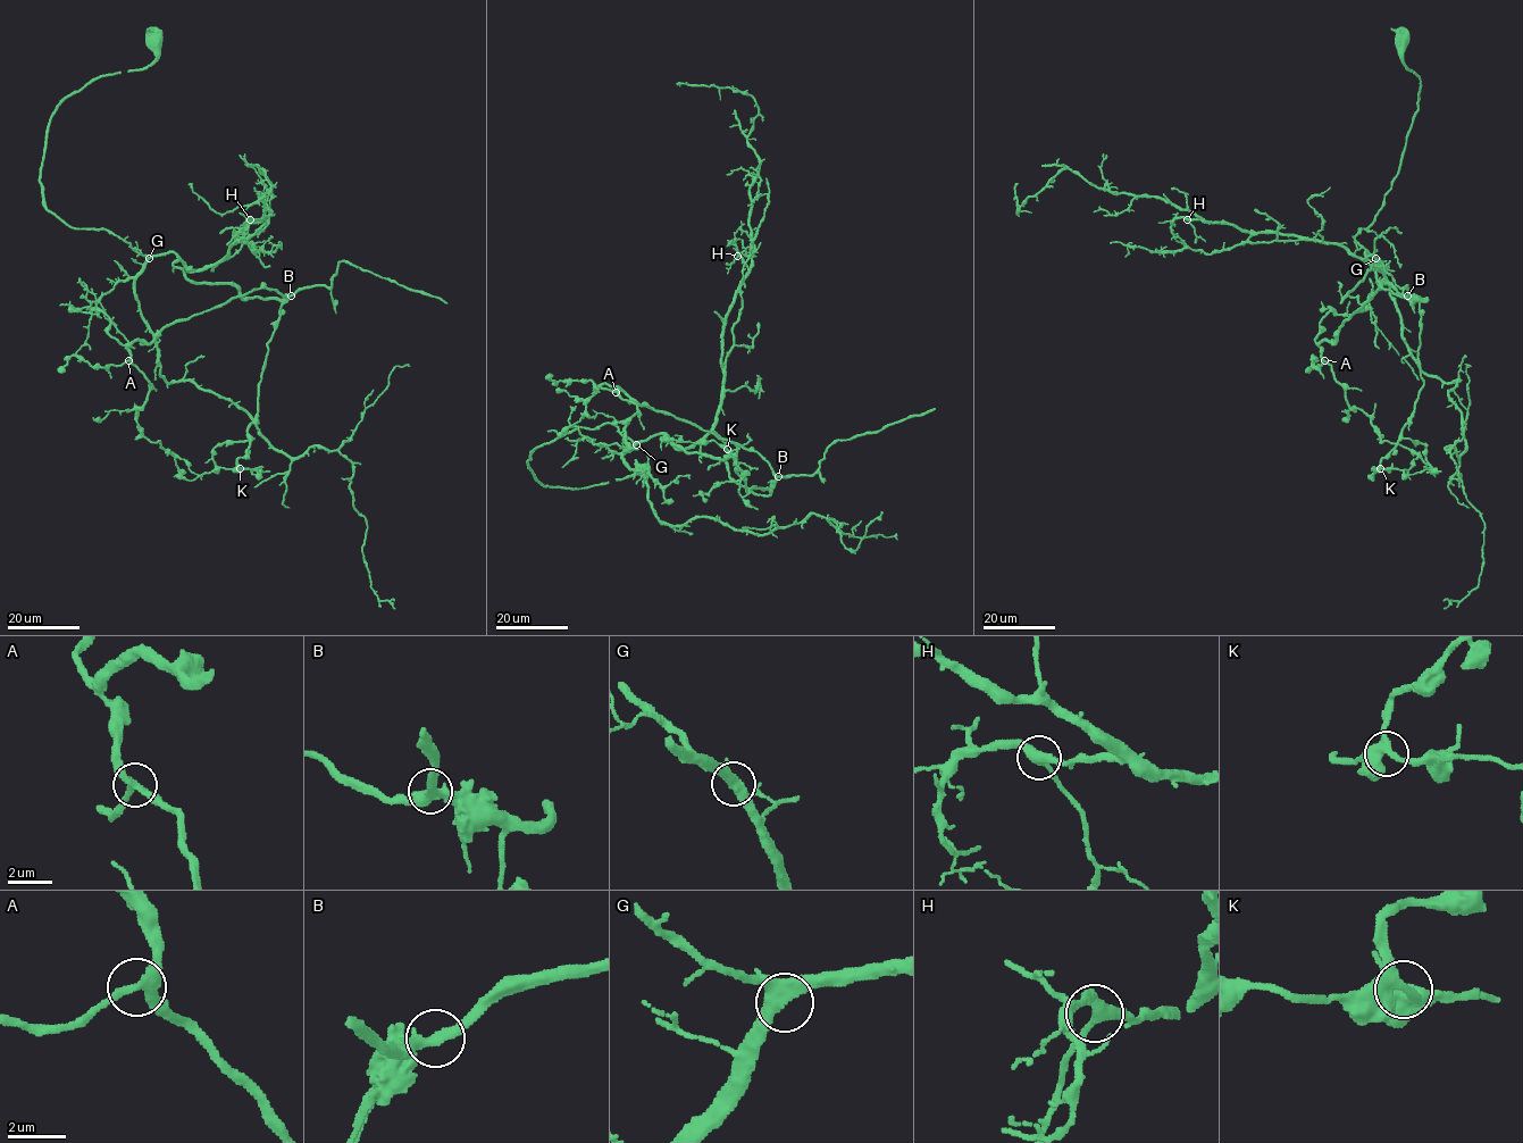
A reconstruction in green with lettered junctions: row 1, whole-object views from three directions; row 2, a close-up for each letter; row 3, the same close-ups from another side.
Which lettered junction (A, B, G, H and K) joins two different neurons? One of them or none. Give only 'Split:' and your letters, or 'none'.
Split: none

